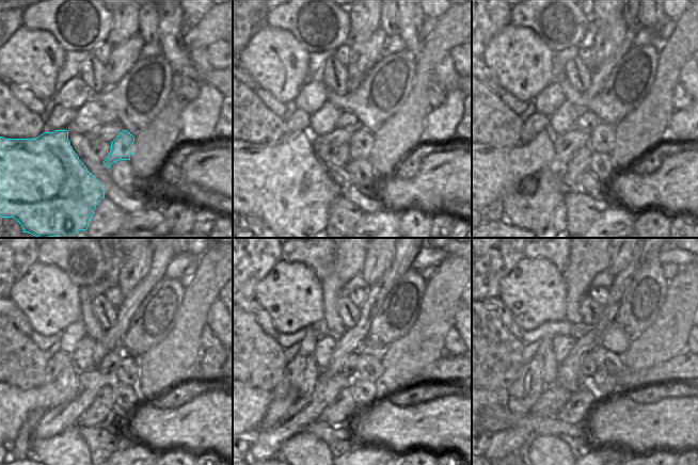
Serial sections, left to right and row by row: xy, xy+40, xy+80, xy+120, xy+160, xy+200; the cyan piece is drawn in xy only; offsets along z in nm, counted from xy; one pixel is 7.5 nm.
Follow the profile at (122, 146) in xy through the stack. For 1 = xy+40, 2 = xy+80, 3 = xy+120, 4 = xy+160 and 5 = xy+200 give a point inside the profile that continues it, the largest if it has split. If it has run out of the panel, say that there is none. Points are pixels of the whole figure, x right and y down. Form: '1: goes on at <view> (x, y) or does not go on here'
1: goes on at xy+40 (361, 143)
2: goes on at xy+80 (602, 138)
3: goes on at xy+120 (127, 373)
4: goes on at xy+160 (364, 371)
5: goes on at xy+200 (609, 369)

